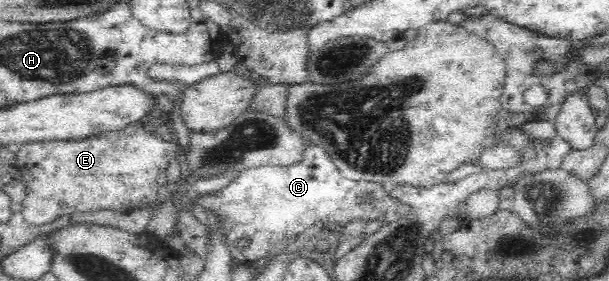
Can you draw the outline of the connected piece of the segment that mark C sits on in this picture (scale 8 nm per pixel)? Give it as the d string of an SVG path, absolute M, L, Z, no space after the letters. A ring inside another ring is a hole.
M305 141L304 159L298 165L289 167L267 167L260 165L240 171L240 175L224 189L219 196L202 196L198 202L205 208L214 205L219 213L227 216L230 230L227 241L230 241L231 252L240 264L249 264L263 256L276 243L284 242L294 234L299 234L315 222L324 220L326 227L341 223L346 225L354 217L374 219L376 214L363 215L371 201L370 195L380 191L380 185L368 181L356 181L342 177L328 152Z

